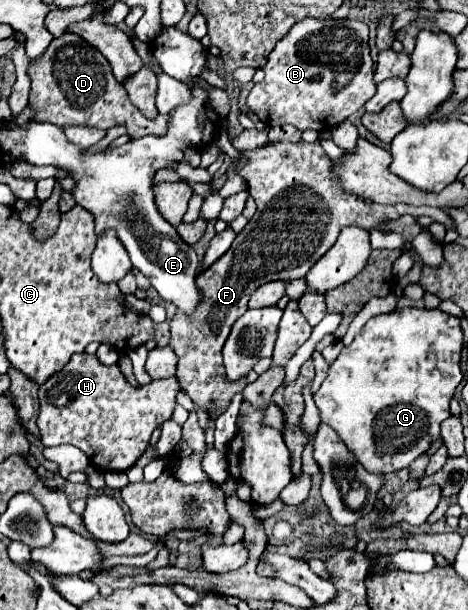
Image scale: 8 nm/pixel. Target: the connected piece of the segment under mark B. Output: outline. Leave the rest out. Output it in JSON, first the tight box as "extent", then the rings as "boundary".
{"extent":[248,19,376,131],"boundary":[[[304,19],[278,41],[264,65],[264,81],[254,85],[248,95],[248,107],[266,125],[290,123],[300,131],[328,131],[376,93],[372,59],[368,49],[368,25],[348,19]]]}

